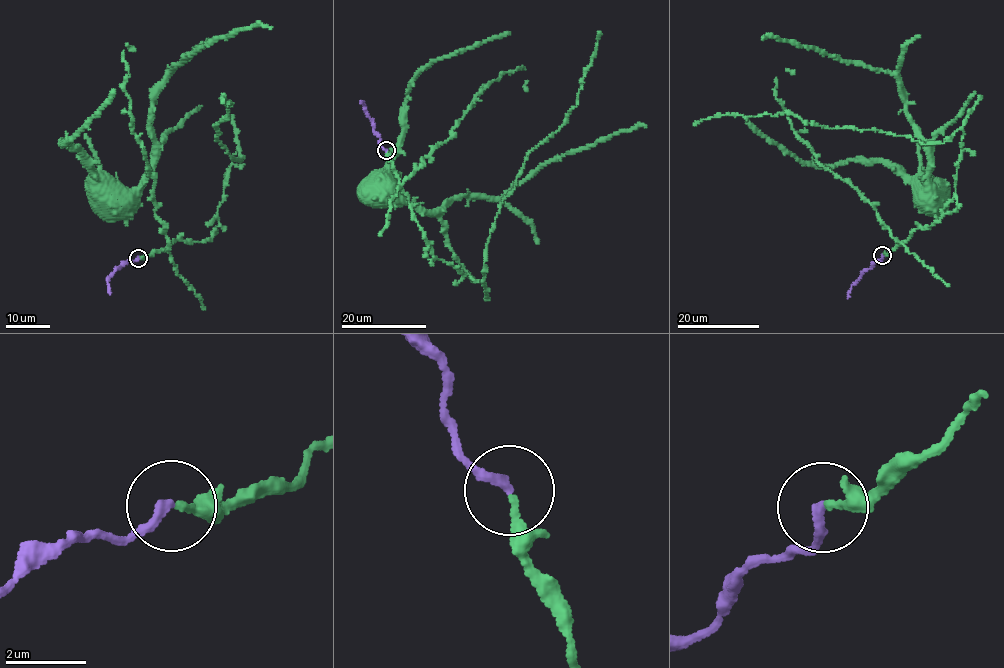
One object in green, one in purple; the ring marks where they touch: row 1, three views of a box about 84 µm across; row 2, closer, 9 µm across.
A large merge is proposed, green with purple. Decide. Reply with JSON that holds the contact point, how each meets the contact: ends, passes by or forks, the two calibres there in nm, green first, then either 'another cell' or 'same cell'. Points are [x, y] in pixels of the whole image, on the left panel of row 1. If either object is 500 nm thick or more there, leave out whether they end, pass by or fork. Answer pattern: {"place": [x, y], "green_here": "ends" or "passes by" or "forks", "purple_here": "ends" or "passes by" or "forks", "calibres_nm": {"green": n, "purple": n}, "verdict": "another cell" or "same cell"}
{"place": [138, 258], "green_here": "ends", "purple_here": "ends", "calibres_nm": {"green": 200, "purple": 240}, "verdict": "same cell"}

